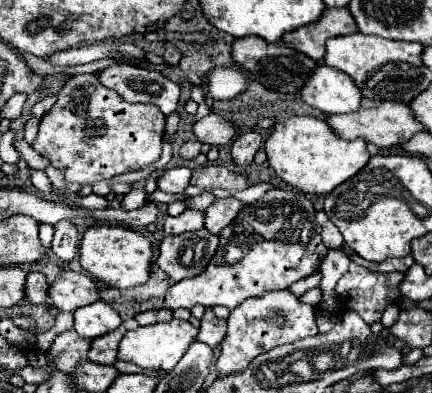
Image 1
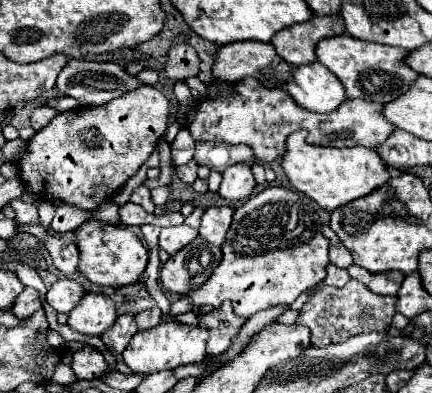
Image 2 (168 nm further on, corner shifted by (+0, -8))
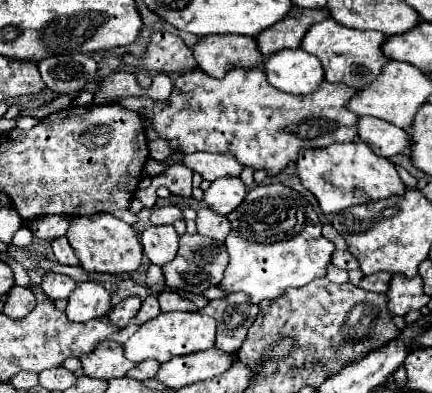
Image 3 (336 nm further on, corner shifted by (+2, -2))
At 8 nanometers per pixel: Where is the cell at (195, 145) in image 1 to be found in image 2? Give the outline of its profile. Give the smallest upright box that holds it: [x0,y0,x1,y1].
[175,160,197,186]

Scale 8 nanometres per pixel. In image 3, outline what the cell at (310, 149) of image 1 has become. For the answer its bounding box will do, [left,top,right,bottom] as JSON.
[297,142,405,214]

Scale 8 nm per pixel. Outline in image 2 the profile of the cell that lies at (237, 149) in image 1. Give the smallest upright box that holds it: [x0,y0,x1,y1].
[219,164,255,202]

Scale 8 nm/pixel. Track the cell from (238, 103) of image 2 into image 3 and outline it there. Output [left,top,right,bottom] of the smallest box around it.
[115,68,359,174]

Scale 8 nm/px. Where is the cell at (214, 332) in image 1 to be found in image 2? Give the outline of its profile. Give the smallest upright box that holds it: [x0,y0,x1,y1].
[199,304,245,354]

